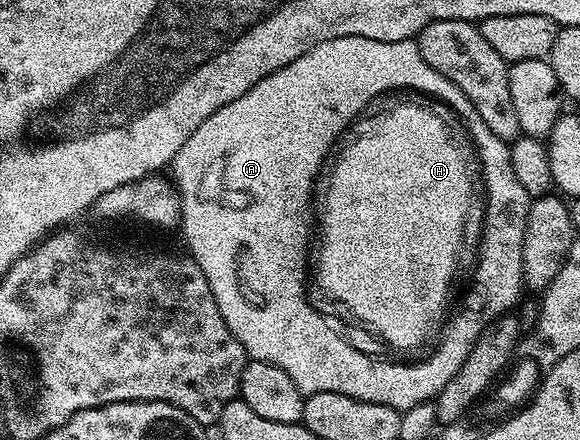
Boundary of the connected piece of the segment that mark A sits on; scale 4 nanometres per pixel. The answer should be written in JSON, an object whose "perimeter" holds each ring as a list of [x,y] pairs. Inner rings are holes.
{"perimeter":[[[349,36],[348,38],[332,38],[312,46],[304,54],[300,54],[300,58],[296,58],[296,62],[288,62],[288,66],[268,74],[268,78],[256,82],[256,86],[252,86],[252,90],[248,90],[248,94],[240,94],[240,98],[236,98],[236,102],[228,102],[228,106],[220,106],[220,110],[216,110],[216,114],[204,118],[204,122],[200,122],[200,126],[196,126],[196,130],[192,130],[192,138],[188,138],[188,142],[184,142],[184,146],[180,146],[172,165],[172,171],[174,171],[172,173],[174,187],[177,188],[178,195],[182,198],[180,229],[182,228],[183,234],[186,235],[186,244],[190,247],[187,248],[189,255],[193,256],[194,261],[200,266],[200,270],[204,270],[204,278],[208,278],[208,286],[212,286],[212,298],[216,298],[216,306],[220,306],[220,314],[224,318],[228,330],[232,330],[232,334],[236,334],[240,346],[244,346],[250,360],[263,360],[284,370],[284,374],[288,374],[288,378],[292,378],[292,382],[296,382],[303,397],[325,392],[348,394],[364,398],[368,402],[380,402],[384,406],[392,406],[399,410],[433,401],[456,375],[456,370],[460,370],[460,366],[464,366],[464,358],[468,358],[468,354],[472,354],[472,346],[476,346],[476,338],[480,338],[482,331],[492,321],[498,319],[499,316],[507,315],[513,309],[510,307],[521,298],[522,292],[524,293],[522,247],[532,197],[528,194],[528,190],[524,190],[524,186],[516,179],[516,174],[512,170],[510,144],[496,138],[496,134],[492,134],[492,130],[488,130],[484,118],[480,118],[480,110],[476,110],[476,106],[472,106],[472,102],[468,102],[468,98],[464,98],[464,94],[451,80],[444,78],[444,74],[436,74],[436,70],[432,70],[432,66],[428,66],[428,62],[424,62],[424,54],[420,54],[414,40],[376,42],[372,38]],[[393,88],[411,88],[414,92],[427,92],[428,95],[443,100],[466,123],[466,128],[470,131],[471,138],[474,139],[474,148],[478,151],[478,160],[482,163],[482,180],[486,183],[486,225],[482,228],[482,249],[478,252],[478,269],[474,272],[474,300],[468,301],[466,308],[460,309],[455,314],[454,321],[451,322],[450,329],[446,332],[446,337],[438,344],[438,349],[427,360],[422,360],[419,364],[397,364],[396,361],[390,360],[391,358],[369,356],[356,350],[356,346],[349,344],[335,330],[333,323],[329,319],[326,321],[310,305],[310,300],[306,297],[306,251],[310,248],[310,195],[314,192],[314,179],[317,178],[318,171],[321,170],[322,163],[325,162],[326,155],[329,154],[330,147],[334,144],[334,139],[349,126],[350,120],[356,119],[369,106],[370,100],[392,91]]]}

